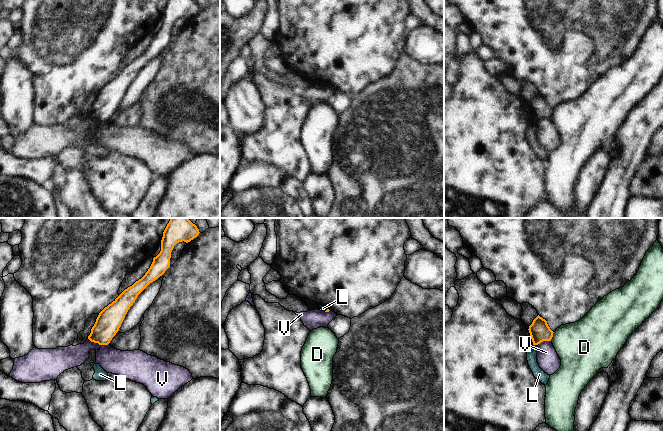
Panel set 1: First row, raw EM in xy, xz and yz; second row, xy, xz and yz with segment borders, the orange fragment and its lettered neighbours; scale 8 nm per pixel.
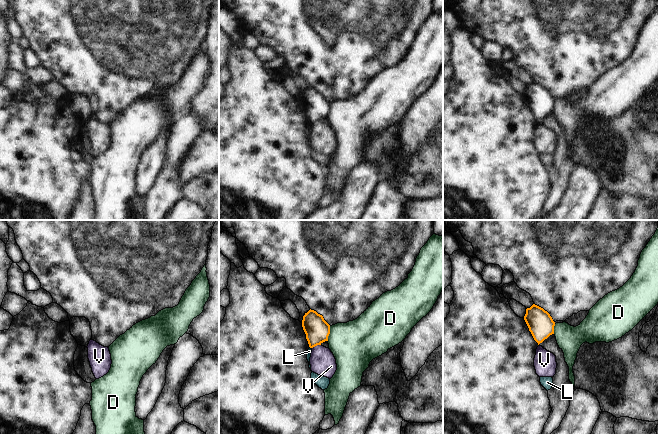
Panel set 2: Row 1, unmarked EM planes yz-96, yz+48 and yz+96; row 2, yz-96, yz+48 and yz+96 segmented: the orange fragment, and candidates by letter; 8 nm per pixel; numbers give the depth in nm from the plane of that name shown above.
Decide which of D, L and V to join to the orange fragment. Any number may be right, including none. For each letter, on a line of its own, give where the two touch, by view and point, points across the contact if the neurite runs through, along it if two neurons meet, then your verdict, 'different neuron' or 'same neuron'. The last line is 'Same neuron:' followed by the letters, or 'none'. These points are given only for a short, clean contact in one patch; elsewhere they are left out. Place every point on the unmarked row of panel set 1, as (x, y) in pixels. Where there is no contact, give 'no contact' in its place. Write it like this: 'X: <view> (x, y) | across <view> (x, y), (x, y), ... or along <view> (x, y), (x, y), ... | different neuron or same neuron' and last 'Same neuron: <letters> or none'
D: yz (552, 112) | along yz (554, 108), (550, 116) | different neuron
L: yz (535, 120) | along yz (533, 120), (536, 121) | different neuron
V: xy (98, 119) | along xy (87, 114), (99, 120), (108, 120) | different neuron
Same neuron: none

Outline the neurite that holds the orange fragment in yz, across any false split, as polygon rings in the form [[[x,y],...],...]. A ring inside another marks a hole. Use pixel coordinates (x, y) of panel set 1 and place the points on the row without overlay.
[[[539,91],[533,96],[528,106],[533,121],[538,121],[543,117],[551,117],[554,109],[548,102],[547,97]]]

